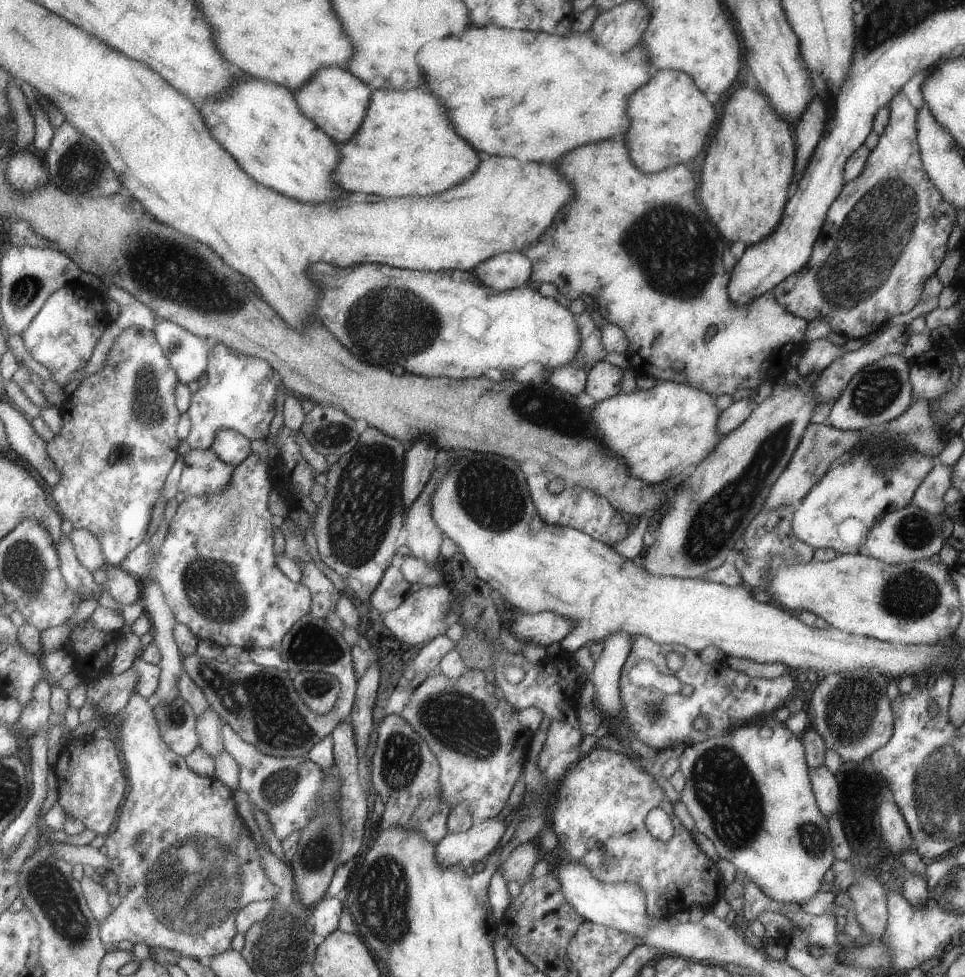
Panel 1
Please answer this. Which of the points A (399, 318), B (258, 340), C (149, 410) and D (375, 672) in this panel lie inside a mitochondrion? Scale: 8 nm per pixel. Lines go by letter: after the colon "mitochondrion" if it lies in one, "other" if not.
A: mitochondrion
B: other
C: mitochondrion
D: other

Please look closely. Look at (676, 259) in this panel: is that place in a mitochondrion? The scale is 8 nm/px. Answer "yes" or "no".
yes

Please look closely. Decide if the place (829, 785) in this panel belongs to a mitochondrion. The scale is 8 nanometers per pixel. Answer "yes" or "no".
no

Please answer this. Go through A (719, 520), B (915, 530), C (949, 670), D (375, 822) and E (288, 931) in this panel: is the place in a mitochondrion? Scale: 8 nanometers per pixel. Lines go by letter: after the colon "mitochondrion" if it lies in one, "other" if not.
A: mitochondrion
B: mitochondrion
C: other
D: other
E: mitochondrion

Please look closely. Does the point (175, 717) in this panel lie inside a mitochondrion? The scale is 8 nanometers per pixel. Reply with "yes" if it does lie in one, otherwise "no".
yes

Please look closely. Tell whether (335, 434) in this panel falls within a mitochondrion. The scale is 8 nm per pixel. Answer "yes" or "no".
yes

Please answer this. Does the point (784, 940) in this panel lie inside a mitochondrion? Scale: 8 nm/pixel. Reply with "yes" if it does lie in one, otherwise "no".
no

